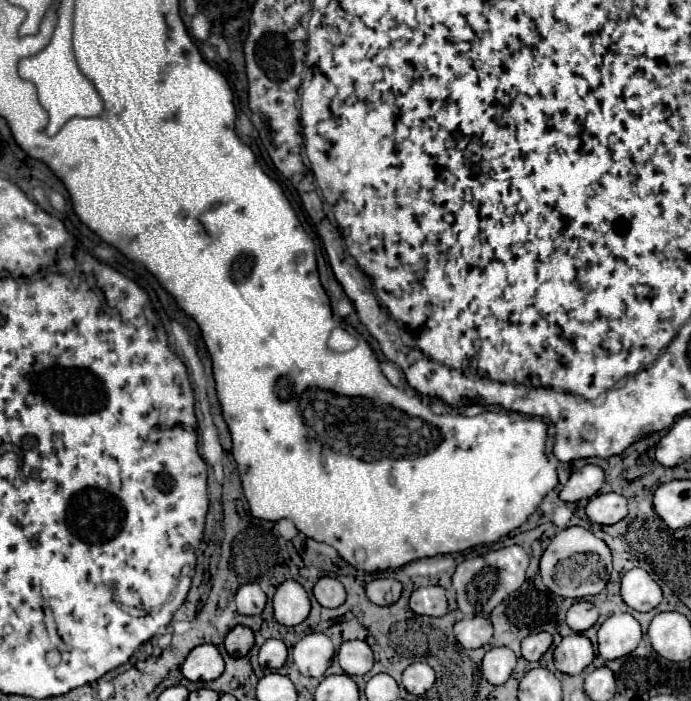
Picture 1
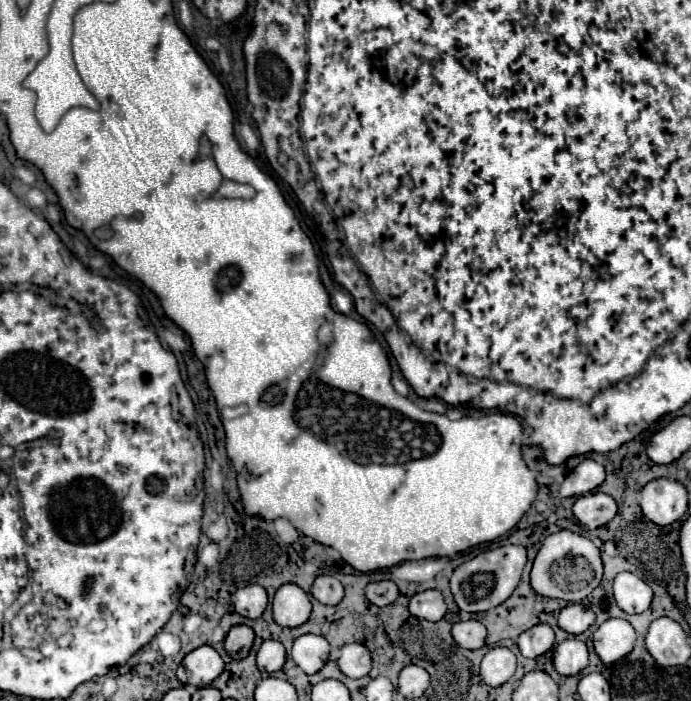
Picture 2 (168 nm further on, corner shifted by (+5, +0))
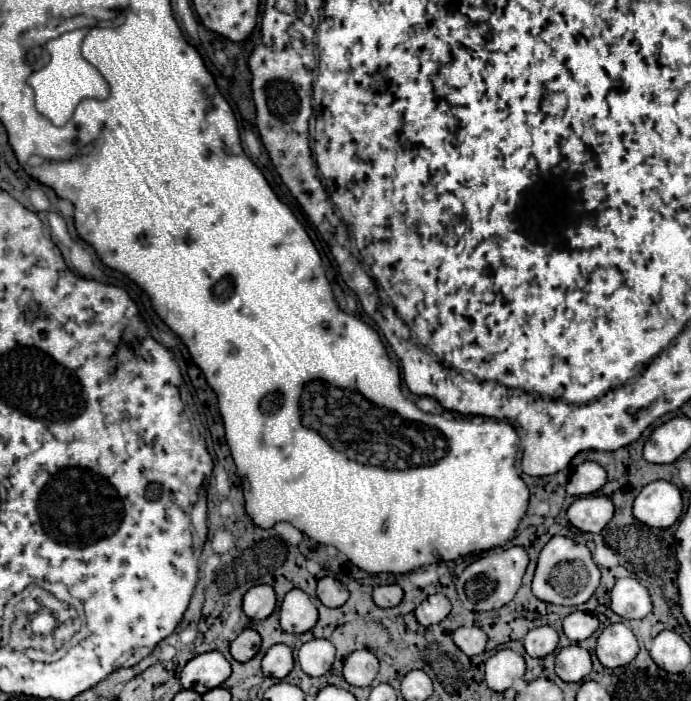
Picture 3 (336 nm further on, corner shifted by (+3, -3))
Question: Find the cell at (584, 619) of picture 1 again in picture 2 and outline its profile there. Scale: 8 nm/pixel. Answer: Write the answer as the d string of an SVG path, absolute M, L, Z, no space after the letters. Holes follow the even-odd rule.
M582 603L564 607L558 617L558 627L572 635L584 633L592 623L594 623L594 611L590 611L590 607L582 605Z

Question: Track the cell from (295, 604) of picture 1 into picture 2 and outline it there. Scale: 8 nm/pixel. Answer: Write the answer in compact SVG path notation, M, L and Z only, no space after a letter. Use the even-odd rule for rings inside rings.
M294 583L282 585L272 601L274 621L282 627L298 627L310 617L310 601L308 595Z

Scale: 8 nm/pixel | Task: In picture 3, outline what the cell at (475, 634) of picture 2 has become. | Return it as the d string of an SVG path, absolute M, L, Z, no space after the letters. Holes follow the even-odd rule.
M458 628L454 632L454 644L468 656L476 656L482 654L486 648L488 636L484 634L484 630L480 628Z

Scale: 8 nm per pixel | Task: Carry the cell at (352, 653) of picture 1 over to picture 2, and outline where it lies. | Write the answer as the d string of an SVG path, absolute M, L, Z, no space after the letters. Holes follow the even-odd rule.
M350 643L344 645L340 649L340 657L338 657L338 667L346 677L358 679L370 673L372 669L372 661L370 661L370 651L360 645L360 643Z

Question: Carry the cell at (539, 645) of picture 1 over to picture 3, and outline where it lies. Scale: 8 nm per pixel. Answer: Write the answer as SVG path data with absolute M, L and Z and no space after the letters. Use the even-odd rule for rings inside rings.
M540 626L530 630L524 638L524 648L532 658L544 658L558 646L558 632L552 626Z

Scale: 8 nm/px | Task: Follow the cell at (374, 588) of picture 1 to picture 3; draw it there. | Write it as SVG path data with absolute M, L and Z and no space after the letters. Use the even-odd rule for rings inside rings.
M398 584L378 586L378 588L374 588L374 594L372 594L376 606L380 606L380 608L394 608L394 606L398 606L402 602L402 596L404 596L404 592L402 592L402 588Z

